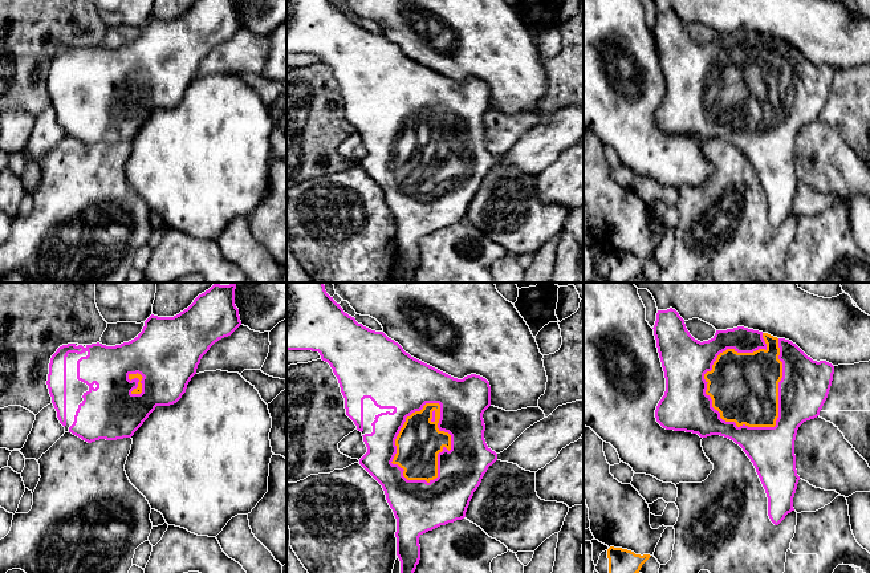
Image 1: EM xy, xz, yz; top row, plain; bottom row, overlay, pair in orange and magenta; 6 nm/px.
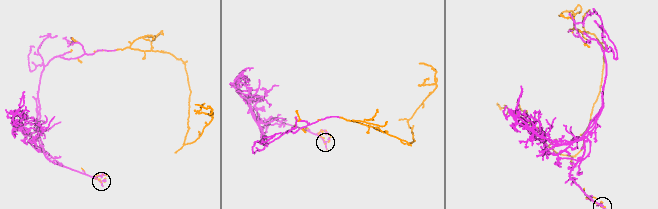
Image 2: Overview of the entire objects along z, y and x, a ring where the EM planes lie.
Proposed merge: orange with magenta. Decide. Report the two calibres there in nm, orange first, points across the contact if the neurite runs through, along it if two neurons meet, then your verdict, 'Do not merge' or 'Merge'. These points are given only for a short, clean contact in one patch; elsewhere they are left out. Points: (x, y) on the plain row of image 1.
Thickness 420 nm (orange) against 300 nm. Merge

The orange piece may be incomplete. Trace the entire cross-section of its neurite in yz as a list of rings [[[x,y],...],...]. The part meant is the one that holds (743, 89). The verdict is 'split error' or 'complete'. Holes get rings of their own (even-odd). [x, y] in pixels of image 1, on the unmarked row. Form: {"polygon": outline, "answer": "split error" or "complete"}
{"polygon": [[[658,13],[654,38],[666,81],[666,94],[655,121],[666,133],[720,138],[739,147],[753,166],[768,200],[768,219],[778,228],[794,214],[800,179],[794,143],[798,130],[820,118],[828,101],[834,69],[813,64],[796,46],[768,36],[737,29],[716,33],[708,44],[695,42],[679,16]]], "answer": "split error"}

